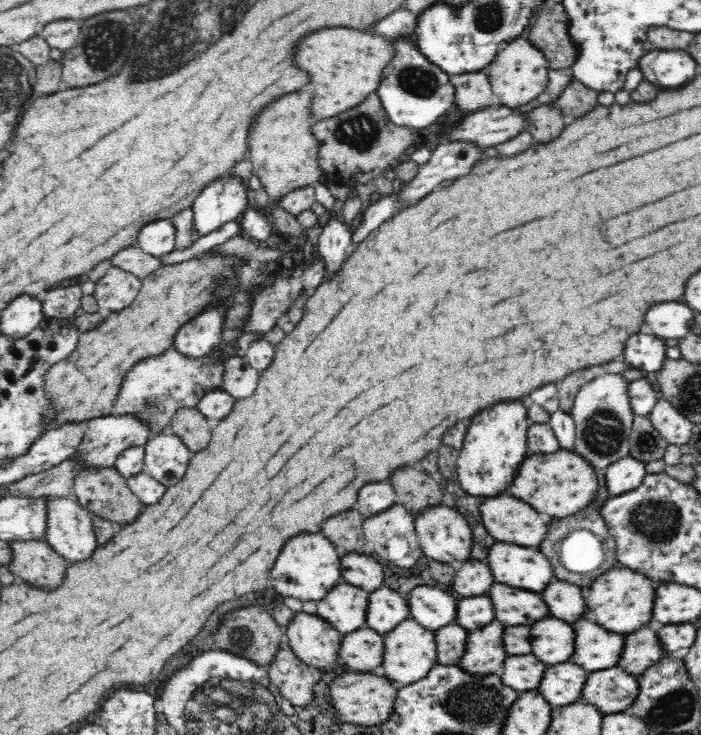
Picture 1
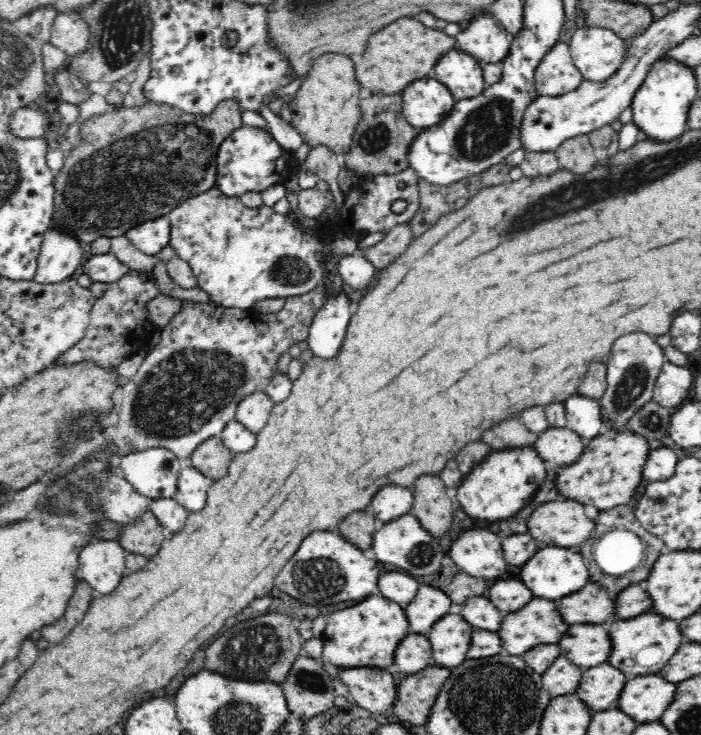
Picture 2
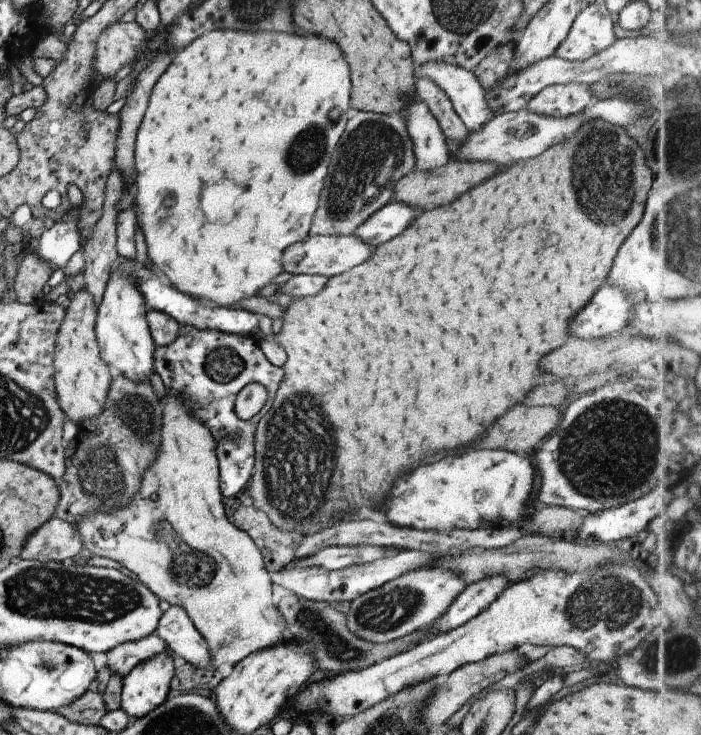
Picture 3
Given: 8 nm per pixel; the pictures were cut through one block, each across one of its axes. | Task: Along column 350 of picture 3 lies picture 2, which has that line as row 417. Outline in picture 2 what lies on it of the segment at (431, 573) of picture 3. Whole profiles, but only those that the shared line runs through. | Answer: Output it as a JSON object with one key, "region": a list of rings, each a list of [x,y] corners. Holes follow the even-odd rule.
{"region":[[[636,332],[636,334],[622,336],[620,340],[614,342],[608,360],[604,360],[607,366],[607,385],[604,394],[598,400],[605,429],[614,431],[626,429],[624,426],[634,413],[653,400],[653,388],[661,366],[668,362],[662,351],[663,348],[656,343],[657,337],[658,335],[646,336]]]}

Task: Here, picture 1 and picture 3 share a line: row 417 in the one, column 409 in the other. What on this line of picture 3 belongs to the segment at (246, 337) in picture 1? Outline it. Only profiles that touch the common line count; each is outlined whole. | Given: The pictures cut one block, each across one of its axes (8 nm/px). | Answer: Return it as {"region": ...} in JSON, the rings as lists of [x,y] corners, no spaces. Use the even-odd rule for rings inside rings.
{"region":[[[357,111],[347,120],[344,134],[342,134],[340,142],[330,157],[325,187],[311,222],[309,236],[350,236],[356,232],[356,228],[364,220],[368,220],[374,212],[378,212],[382,206],[386,206],[392,201],[396,182],[416,168],[412,140],[408,136],[406,128],[406,120],[402,114],[386,115]]]}

